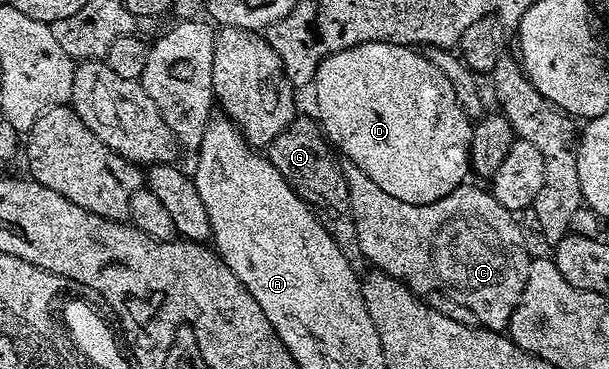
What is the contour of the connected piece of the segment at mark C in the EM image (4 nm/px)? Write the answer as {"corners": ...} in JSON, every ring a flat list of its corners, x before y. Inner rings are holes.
{"corners":[[343,161,342,171,348,184,356,240,360,244,360,252,375,271,390,274,419,296,435,290,451,297,456,304,463,305,476,316,479,327,499,332,509,327,512,312,528,280,532,254,526,251,526,238,514,219,517,217,505,210,489,189,463,184,432,204,404,204,404,200,396,200,396,196,388,196,384,188,372,184,356,164]]}

